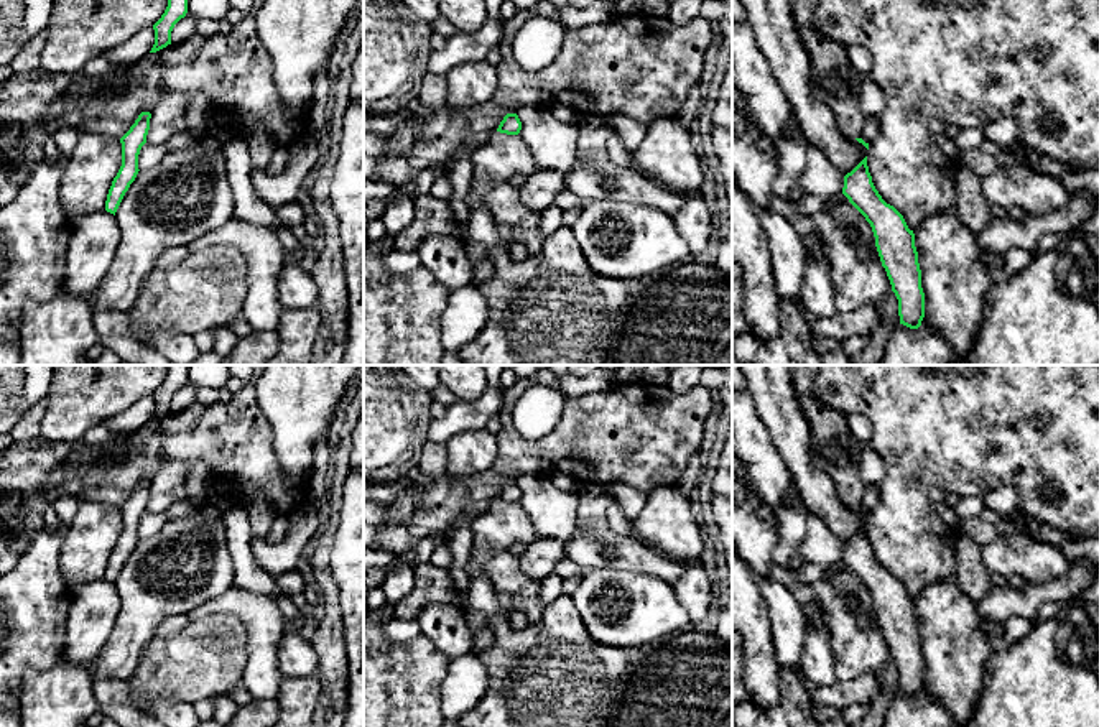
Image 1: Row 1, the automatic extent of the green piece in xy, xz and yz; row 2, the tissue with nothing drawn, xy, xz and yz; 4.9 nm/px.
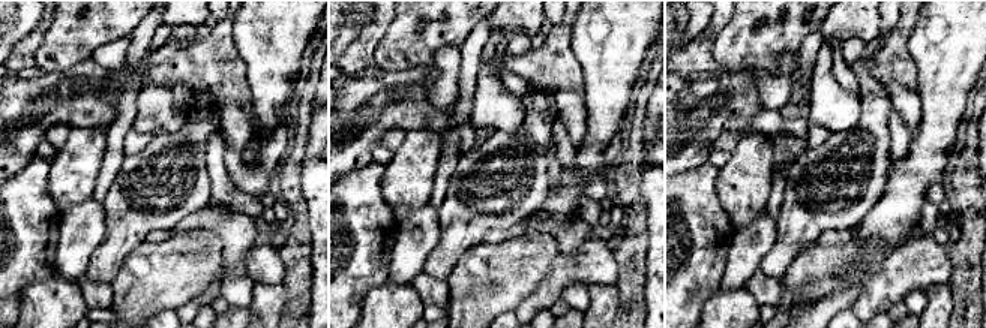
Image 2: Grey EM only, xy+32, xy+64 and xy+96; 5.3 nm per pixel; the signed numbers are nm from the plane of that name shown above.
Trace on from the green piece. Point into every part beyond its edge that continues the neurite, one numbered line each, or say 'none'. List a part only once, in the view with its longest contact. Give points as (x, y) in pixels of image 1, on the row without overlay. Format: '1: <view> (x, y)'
none

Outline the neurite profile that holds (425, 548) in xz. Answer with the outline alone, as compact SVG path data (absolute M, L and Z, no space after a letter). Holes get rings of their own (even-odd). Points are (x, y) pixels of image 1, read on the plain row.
M482 498L477 502L472 502L462 513L456 516L454 521L451 521L446 528L429 533L426 538L423 538L416 546L416 558L418 563L428 563L433 551L439 546L447 543L449 535L459 528L461 525L475 520L482 513L485 513L492 507L494 500Z

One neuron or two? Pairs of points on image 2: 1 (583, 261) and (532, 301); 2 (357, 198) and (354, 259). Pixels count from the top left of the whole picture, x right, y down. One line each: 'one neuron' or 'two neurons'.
1: one neuron
2: one neuron

